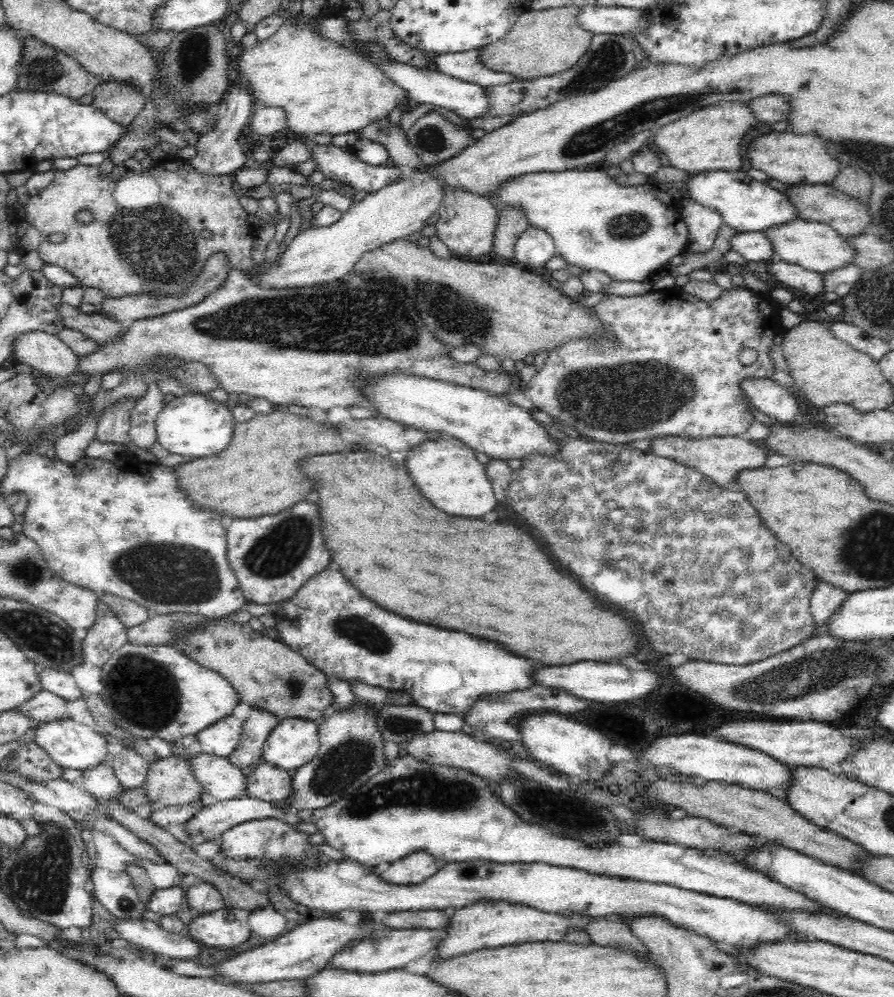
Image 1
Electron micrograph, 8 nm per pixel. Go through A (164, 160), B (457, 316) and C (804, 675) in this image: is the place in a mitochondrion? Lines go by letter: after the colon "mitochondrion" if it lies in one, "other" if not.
A: other
B: mitochondrion
C: mitochondrion

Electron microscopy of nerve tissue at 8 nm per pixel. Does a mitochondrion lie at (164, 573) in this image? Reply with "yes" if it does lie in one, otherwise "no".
yes

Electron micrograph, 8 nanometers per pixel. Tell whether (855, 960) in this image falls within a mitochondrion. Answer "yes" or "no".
no

